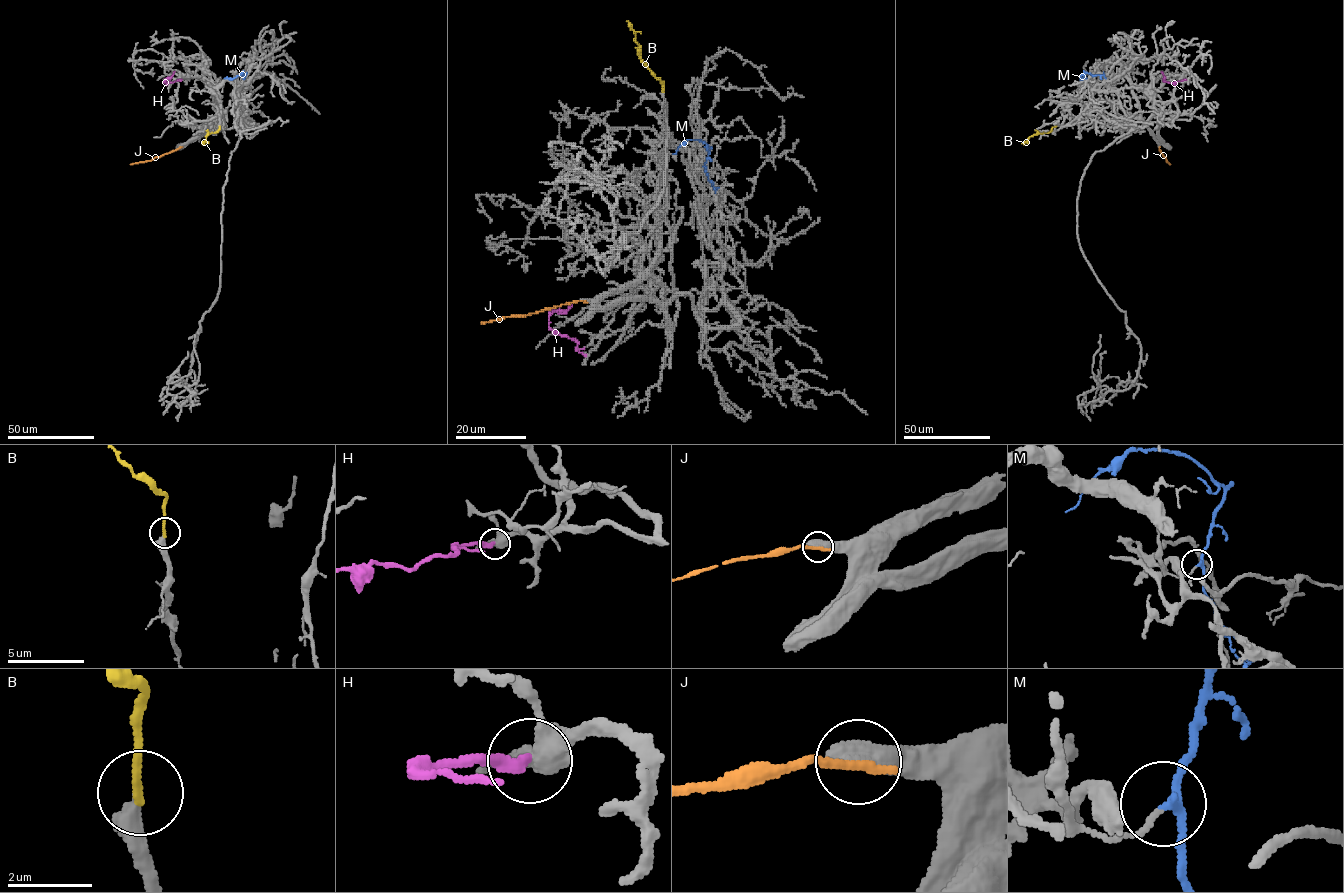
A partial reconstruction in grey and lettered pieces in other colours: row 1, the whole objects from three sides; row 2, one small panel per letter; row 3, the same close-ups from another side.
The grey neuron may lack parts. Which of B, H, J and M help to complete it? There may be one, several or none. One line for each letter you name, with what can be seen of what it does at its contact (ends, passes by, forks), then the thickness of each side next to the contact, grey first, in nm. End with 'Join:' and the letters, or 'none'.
Join: none

